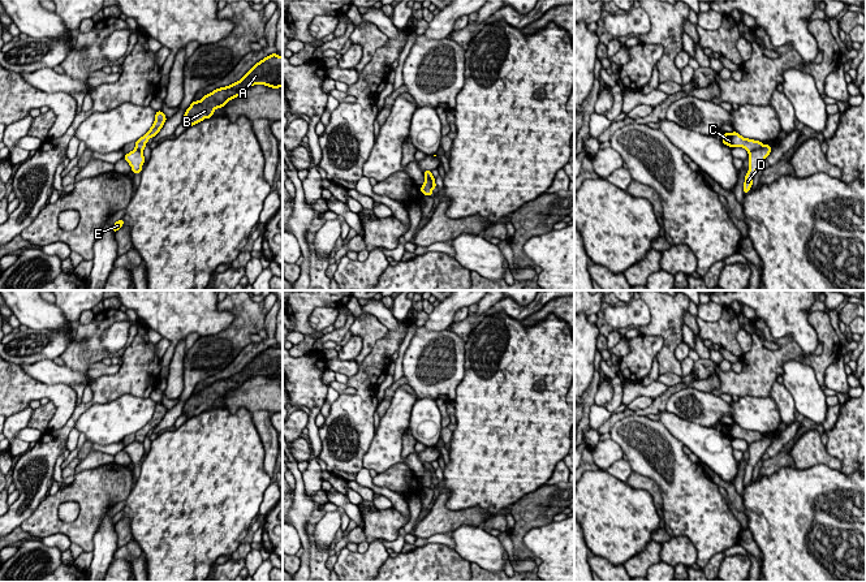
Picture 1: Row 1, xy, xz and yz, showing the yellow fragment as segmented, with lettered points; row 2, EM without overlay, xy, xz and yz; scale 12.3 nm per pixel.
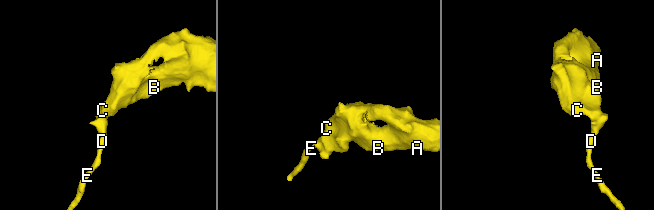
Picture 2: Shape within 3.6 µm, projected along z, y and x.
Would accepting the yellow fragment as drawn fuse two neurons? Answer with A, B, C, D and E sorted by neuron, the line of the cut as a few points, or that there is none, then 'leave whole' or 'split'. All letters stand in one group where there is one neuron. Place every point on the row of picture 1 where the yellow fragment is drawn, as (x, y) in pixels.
groups A B C / D E; cut yz (765, 145), (749, 152); split

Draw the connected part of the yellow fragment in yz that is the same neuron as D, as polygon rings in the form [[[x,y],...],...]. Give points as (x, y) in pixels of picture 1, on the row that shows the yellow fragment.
[[[764,145],[762,148],[749,152],[749,156],[747,156],[749,171],[745,176],[744,194],[746,194],[751,189],[753,178],[754,178],[757,171],[764,163],[766,158],[770,155],[770,152],[771,152],[771,146],[770,145]]]

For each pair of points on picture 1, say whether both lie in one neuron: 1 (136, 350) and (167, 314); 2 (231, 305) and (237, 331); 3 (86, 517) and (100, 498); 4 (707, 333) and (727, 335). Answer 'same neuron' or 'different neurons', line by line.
1: different neurons
2: same neuron
3: same neuron
4: same neuron

